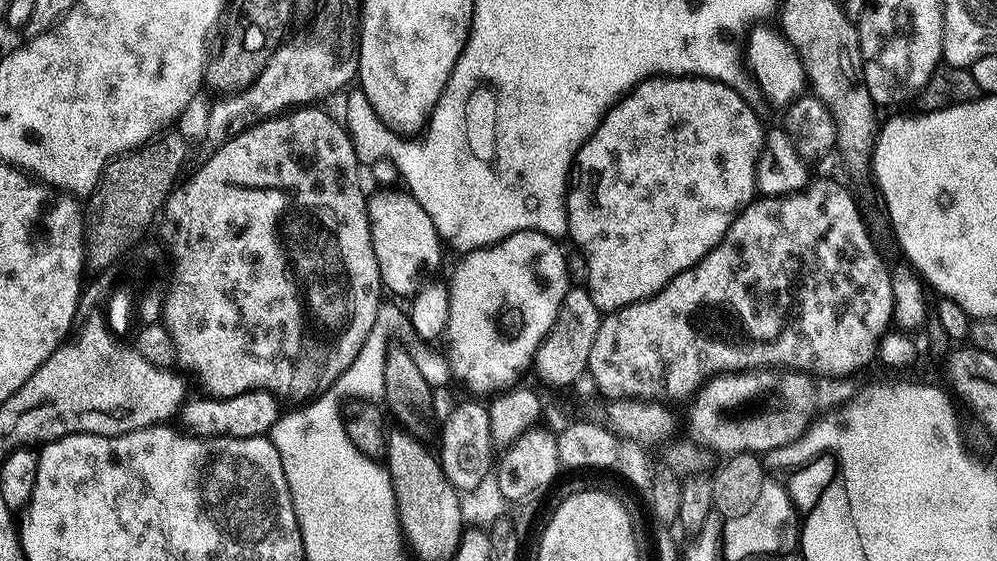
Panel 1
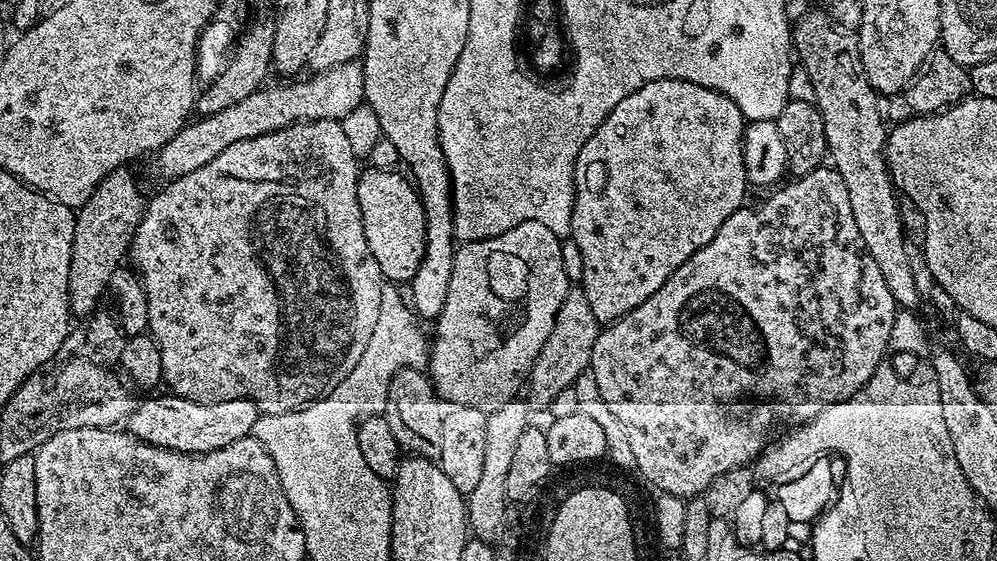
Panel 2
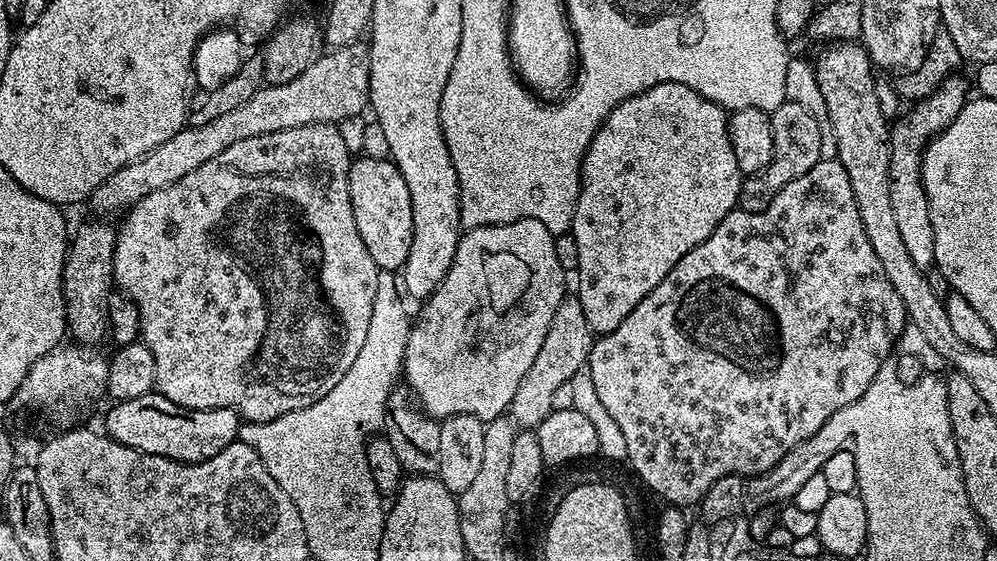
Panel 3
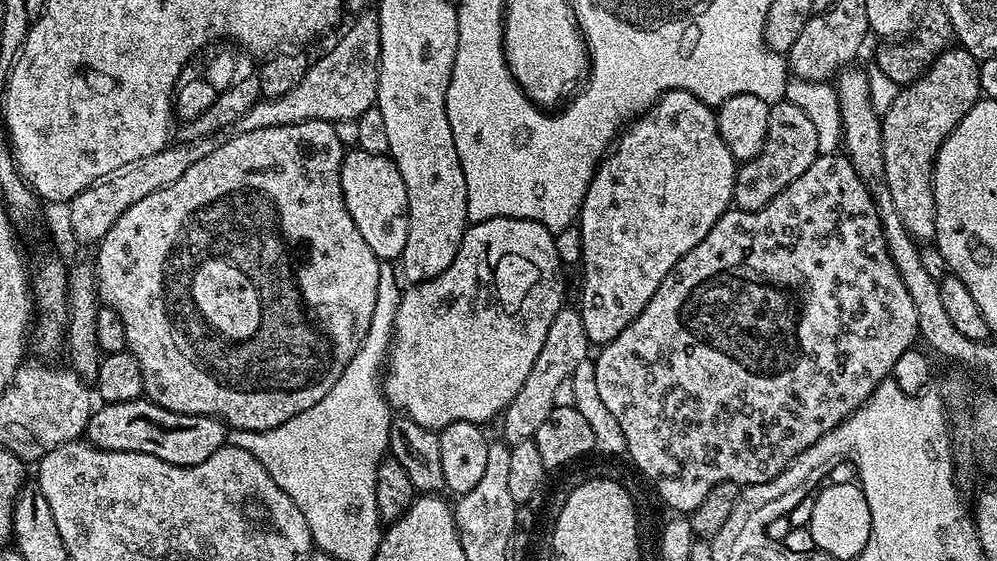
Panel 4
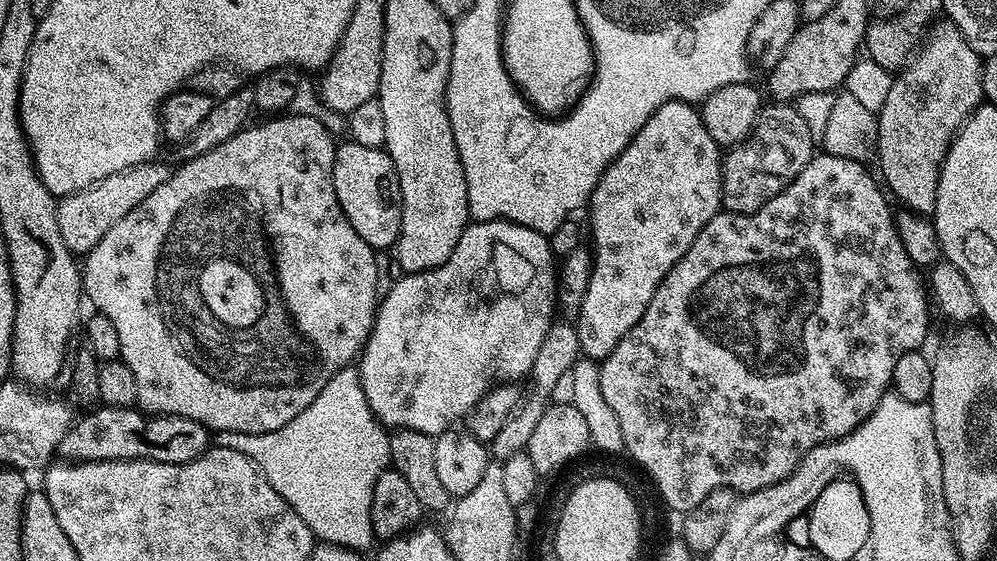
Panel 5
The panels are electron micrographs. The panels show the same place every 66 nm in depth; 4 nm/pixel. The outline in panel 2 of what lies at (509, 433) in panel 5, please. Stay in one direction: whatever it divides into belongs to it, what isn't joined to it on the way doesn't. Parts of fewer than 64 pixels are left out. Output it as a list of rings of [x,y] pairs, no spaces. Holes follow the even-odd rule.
[[[570,290],[562,306],[558,306],[554,330],[550,330],[546,346],[542,346],[531,372],[526,377],[526,388],[532,391],[532,396],[538,403],[544,406],[551,405],[559,392],[572,387],[578,374],[589,371],[594,342],[601,327],[600,321],[594,318],[594,310],[590,310],[590,302],[586,302],[586,294],[582,290]]]

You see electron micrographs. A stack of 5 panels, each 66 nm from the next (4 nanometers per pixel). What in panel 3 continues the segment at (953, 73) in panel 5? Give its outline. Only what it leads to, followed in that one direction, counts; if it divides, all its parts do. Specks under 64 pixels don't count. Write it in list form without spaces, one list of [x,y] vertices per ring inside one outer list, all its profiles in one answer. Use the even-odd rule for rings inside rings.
[[[953,74],[945,78],[924,100],[911,105],[912,113],[905,124],[893,123],[890,128],[890,202],[894,205],[894,218],[898,221],[898,231],[910,259],[918,270],[926,273],[936,263],[934,258],[934,226],[930,222],[930,210],[926,202],[926,192],[922,182],[922,162],[924,150],[936,135],[958,118],[970,99],[968,84]]]

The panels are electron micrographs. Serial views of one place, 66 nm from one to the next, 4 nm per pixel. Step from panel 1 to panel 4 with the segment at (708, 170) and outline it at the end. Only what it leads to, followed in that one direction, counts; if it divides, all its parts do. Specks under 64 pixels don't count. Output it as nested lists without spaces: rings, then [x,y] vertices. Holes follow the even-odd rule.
[[[686,90],[664,93],[651,108],[640,113],[627,125],[626,130],[619,133],[614,147],[607,153],[606,158],[596,166],[596,173],[586,190],[586,198],[582,202],[578,217],[578,227],[582,234],[580,264],[582,269],[584,268],[584,281],[580,284],[578,311],[582,318],[582,326],[586,326],[586,338],[589,345],[603,346],[614,338],[618,338],[618,334],[622,334],[622,330],[626,330],[626,326],[630,326],[630,322],[634,322],[634,318],[638,318],[638,314],[642,314],[642,310],[646,310],[646,306],[650,302],[654,290],[658,290],[662,278],[666,278],[666,274],[670,274],[672,267],[686,254],[690,254],[690,250],[694,250],[694,246],[698,246],[698,242],[702,242],[702,238],[706,238],[706,234],[710,234],[714,222],[718,222],[718,218],[722,218],[722,214],[733,207],[732,195],[734,194],[737,167],[737,160],[730,154],[726,142],[722,142],[722,138],[718,134],[718,122],[713,105],[702,102]]]

